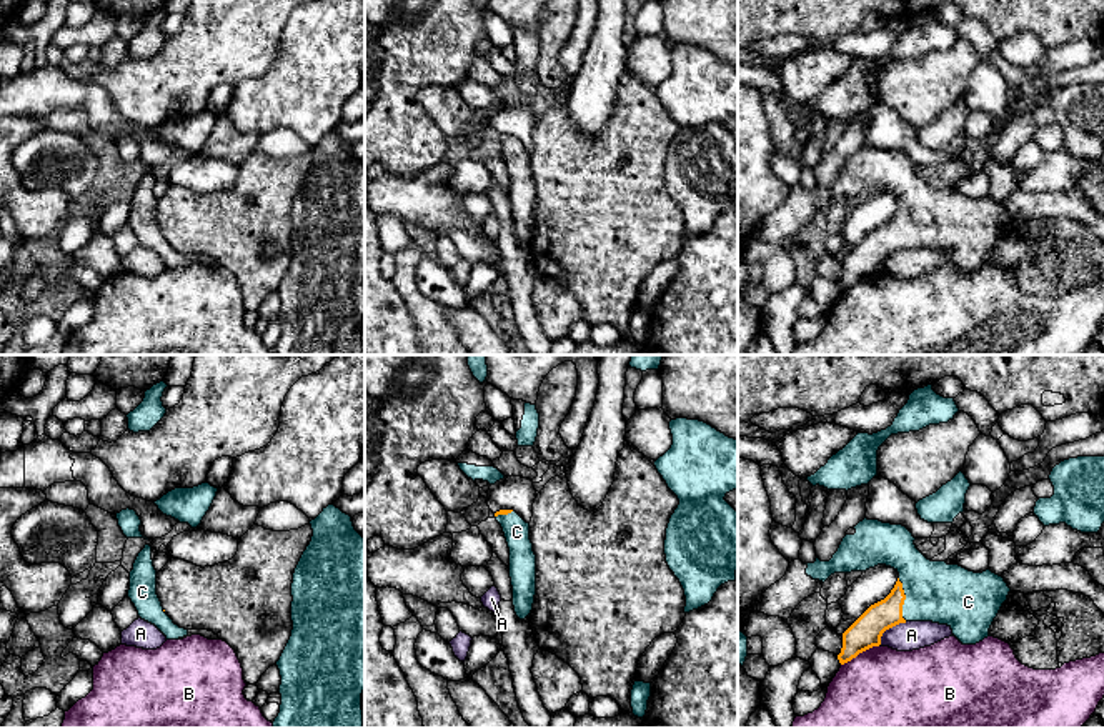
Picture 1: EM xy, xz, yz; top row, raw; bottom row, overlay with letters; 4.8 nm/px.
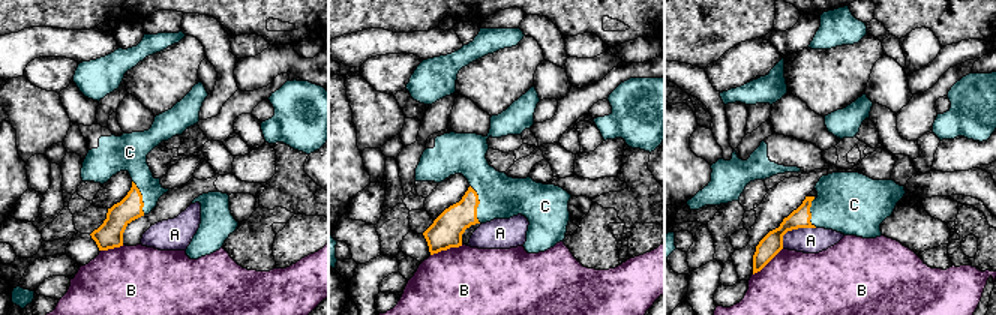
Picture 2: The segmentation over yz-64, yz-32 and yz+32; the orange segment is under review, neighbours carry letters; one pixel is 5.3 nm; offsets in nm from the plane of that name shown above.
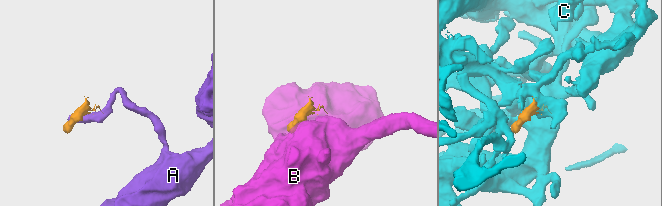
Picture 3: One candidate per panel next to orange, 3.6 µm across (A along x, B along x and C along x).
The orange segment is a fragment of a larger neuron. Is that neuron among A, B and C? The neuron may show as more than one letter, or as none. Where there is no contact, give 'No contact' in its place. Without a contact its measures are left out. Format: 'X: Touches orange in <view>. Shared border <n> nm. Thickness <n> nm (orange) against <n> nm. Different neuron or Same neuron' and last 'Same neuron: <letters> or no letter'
A: Touches orange in yz. Shared border 170 nm. Thickness 150 nm (orange) against 140 nm. Different neuron
B: Touches orange in yz. Shared border 220 nm. Thickness 150 nm (orange) against 480 nm. Different neuron
C: Touches orange in yz. Shared border 220 nm. Thickness 150 nm (orange) against 300 nm. Same neuron
Same neuron: C

